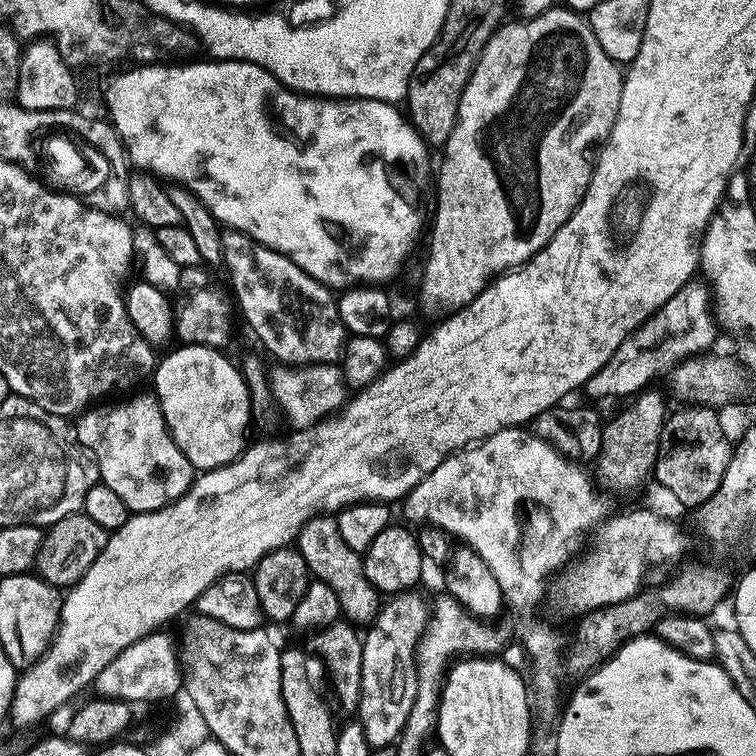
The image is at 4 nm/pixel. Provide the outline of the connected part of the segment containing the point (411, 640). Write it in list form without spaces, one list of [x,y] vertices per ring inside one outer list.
[[[409,590],[391,597],[392,600],[383,605],[376,619],[363,633],[362,639],[362,690],[360,691],[360,706],[358,721],[365,731],[366,742],[372,750],[390,747],[399,741],[402,730],[406,726],[406,718],[410,718],[410,710],[416,697],[416,646],[420,635],[424,632],[427,618],[430,614],[429,605],[424,604],[415,591]]]

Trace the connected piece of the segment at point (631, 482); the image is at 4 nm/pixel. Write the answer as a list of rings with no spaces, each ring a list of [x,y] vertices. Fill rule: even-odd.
[[[644,390],[631,401],[629,408],[624,408],[612,421],[603,425],[600,455],[594,461],[595,479],[600,479],[601,489],[609,488],[612,492],[636,492],[647,480],[653,479],[656,471],[656,459],[660,449],[660,439],[664,421],[670,415],[670,407],[660,392]]]

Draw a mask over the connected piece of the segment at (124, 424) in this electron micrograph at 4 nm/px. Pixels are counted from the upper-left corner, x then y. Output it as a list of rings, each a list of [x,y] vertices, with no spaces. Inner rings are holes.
[[[155,395],[131,396],[117,399],[117,404],[104,402],[79,413],[74,431],[80,445],[96,459],[100,480],[126,502],[129,513],[135,514],[153,512],[177,500],[192,484],[194,469],[168,433]]]

